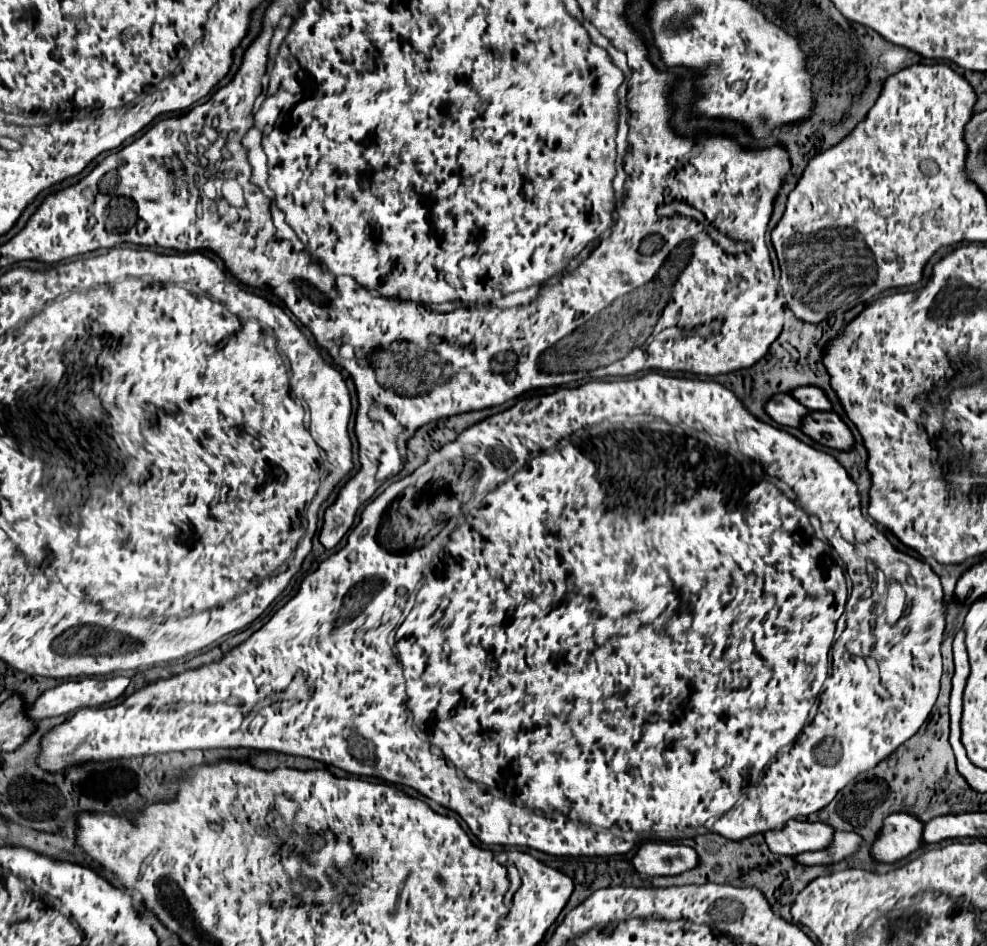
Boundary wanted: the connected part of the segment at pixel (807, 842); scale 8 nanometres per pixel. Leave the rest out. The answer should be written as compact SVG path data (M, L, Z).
M789 820L779 830L765 832L765 842L773 854L795 856L801 852L823 850L833 840L833 828L823 822Z

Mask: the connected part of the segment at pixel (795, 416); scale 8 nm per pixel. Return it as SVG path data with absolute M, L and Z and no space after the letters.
M773 394L773 398L767 400L765 412L781 426L801 426L801 414L805 414L805 408L793 400L789 394Z

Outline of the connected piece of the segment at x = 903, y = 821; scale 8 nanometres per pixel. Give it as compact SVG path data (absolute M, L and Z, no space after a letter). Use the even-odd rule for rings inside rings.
M905 812L889 814L873 846L869 848L869 854L875 862L895 864L903 860L907 854L921 848L921 834L923 822L919 822L911 814Z

